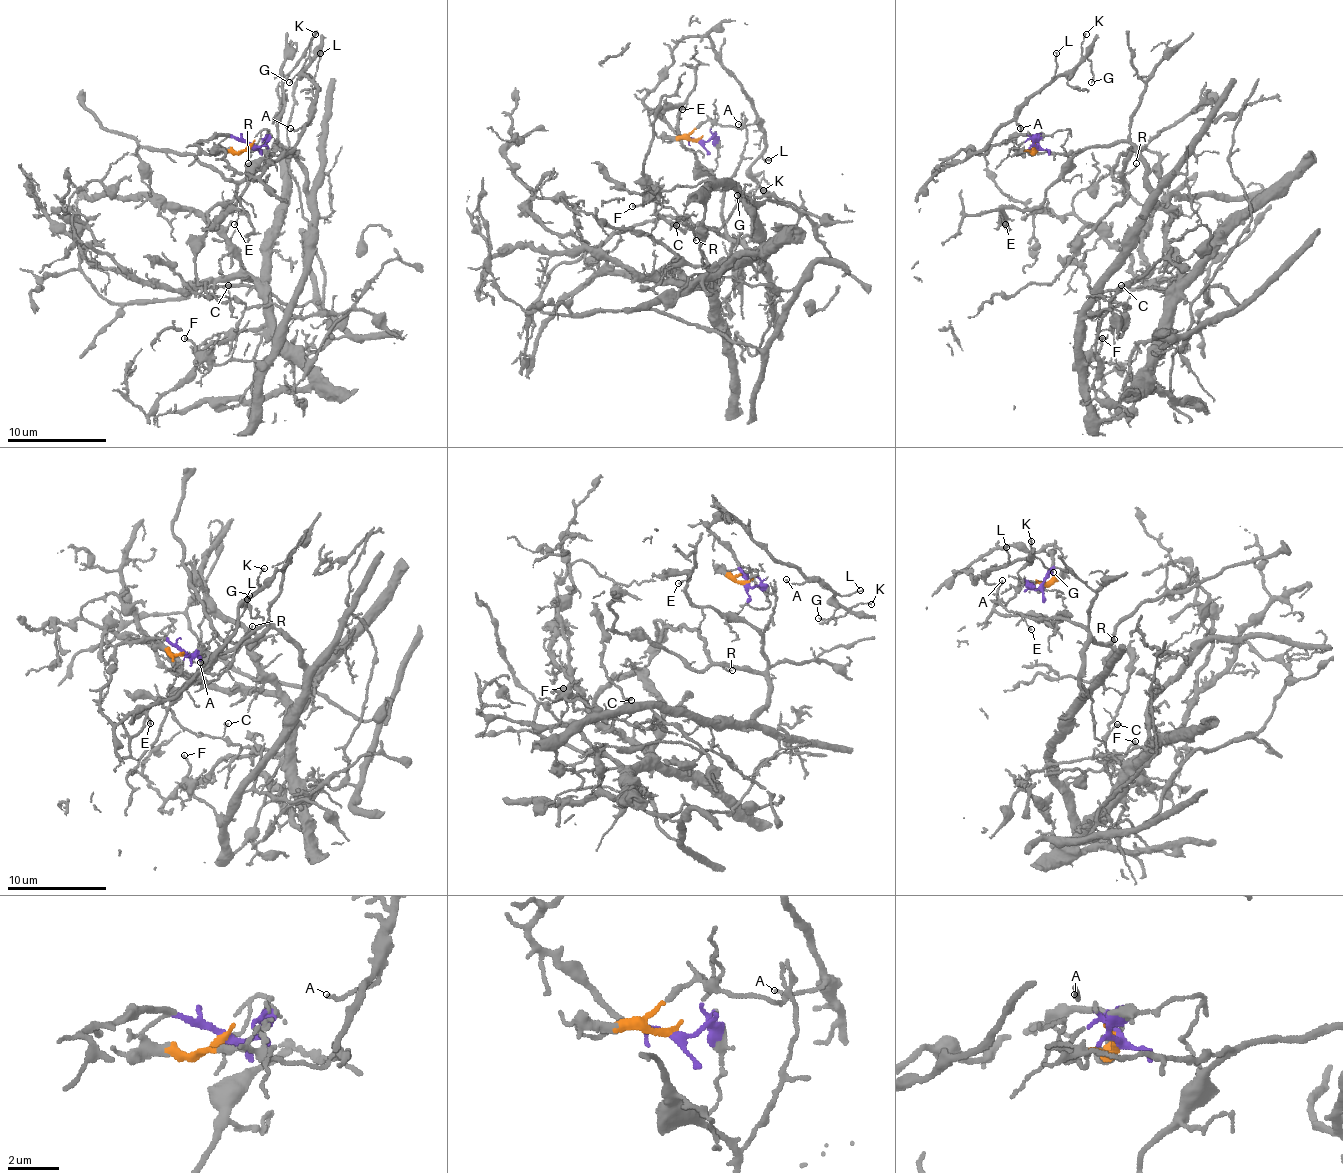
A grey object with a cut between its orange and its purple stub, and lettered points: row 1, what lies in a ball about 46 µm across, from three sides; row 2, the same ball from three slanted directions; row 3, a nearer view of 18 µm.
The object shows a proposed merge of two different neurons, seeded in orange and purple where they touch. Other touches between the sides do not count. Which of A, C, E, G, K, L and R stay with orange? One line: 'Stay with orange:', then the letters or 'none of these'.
Stay with orange: C, E, R

